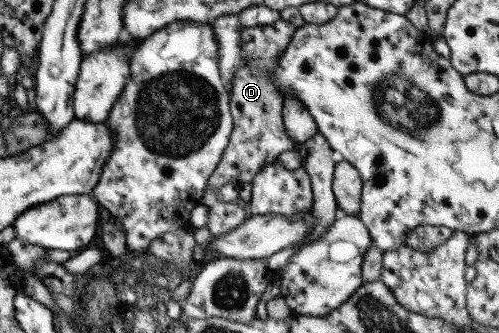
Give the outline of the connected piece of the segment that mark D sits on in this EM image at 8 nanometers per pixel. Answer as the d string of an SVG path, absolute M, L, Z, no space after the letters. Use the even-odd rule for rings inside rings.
M278 19L271 25L257 25L240 31L242 65L234 71L228 89L228 108L233 127L219 163L206 181L208 187L218 190L225 183L234 183L239 188L242 182L250 183L255 173L274 162L280 153L299 146L285 131L282 95L276 90L273 79L268 76L276 68L277 57L287 47L295 30L296 27L288 21Z

